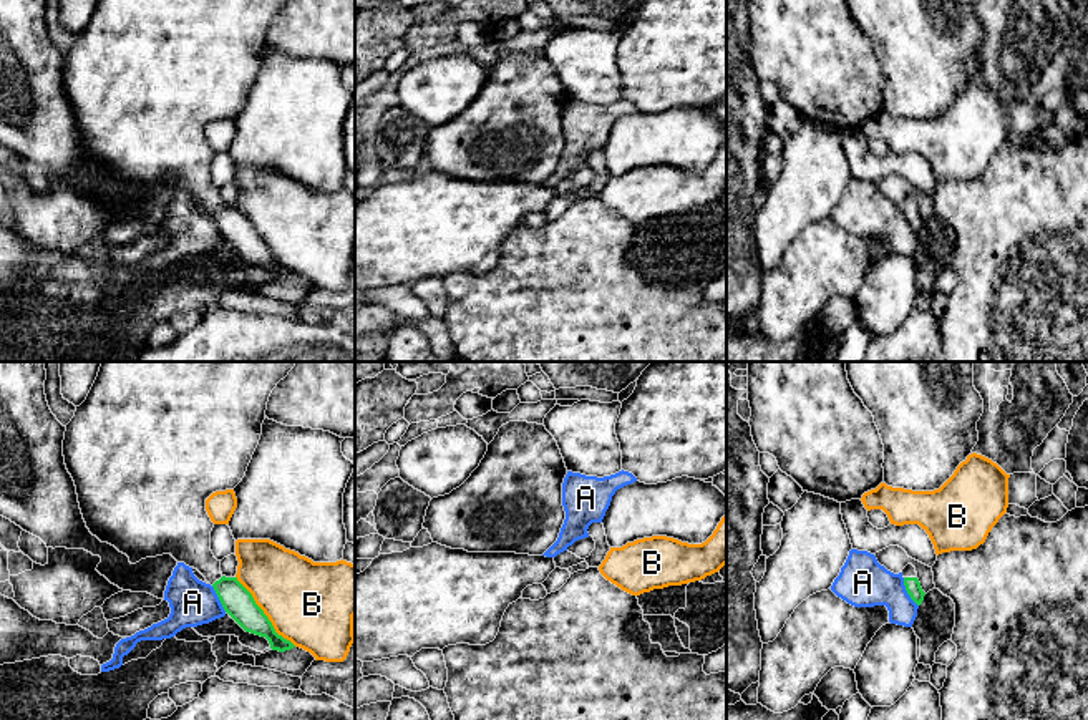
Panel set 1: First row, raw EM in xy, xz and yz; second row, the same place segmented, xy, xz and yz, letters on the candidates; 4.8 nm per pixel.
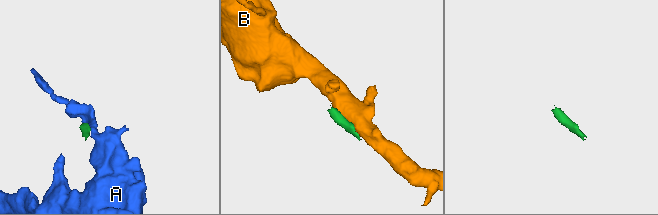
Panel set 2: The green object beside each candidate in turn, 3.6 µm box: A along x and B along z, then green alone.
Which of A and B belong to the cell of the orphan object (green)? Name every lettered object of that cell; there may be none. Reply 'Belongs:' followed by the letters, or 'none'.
Belongs: none

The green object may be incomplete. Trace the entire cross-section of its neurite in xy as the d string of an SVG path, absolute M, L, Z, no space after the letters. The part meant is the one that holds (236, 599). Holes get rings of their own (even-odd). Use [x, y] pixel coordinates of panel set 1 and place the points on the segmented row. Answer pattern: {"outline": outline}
{"outline": "M101 362L98 377L66 425L63 456L71 474L86 528L101 542L114 546L131 564L171 554L177 562L197 569L214 587L224 611L245 630L265 637L272 650L295 645L279 635L255 604L252 594L221 572L211 551L214 523L206 499L216 491L234 489L245 476L259 445L272 390L297 362Z"}

